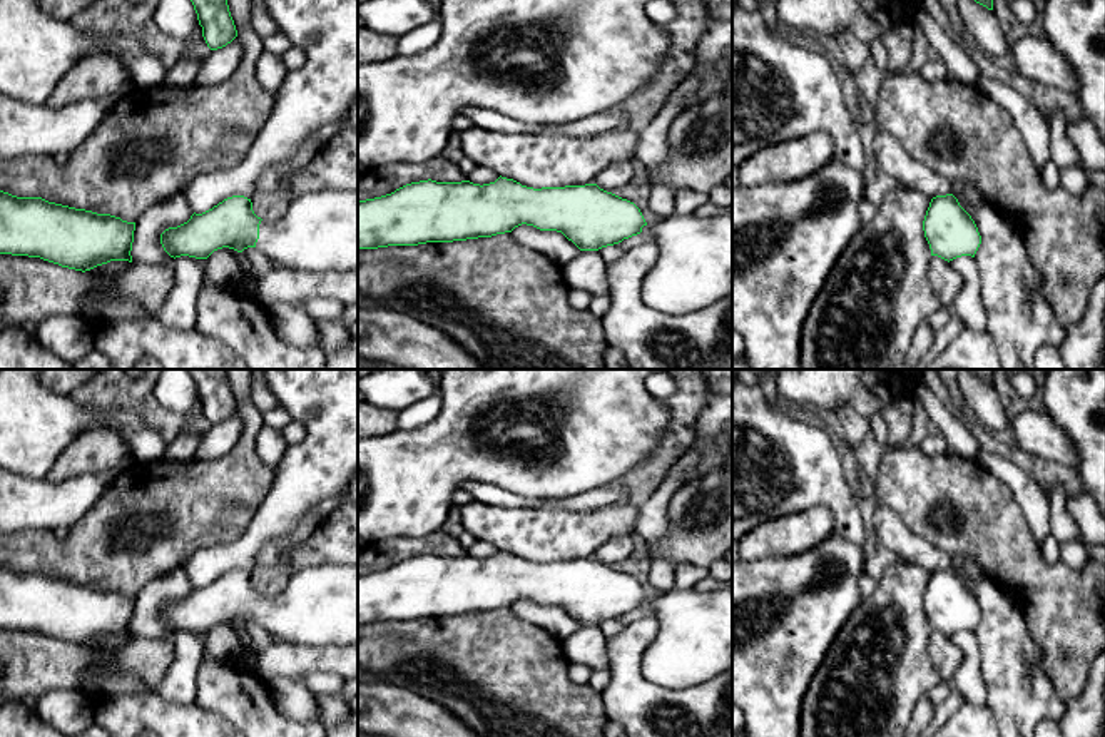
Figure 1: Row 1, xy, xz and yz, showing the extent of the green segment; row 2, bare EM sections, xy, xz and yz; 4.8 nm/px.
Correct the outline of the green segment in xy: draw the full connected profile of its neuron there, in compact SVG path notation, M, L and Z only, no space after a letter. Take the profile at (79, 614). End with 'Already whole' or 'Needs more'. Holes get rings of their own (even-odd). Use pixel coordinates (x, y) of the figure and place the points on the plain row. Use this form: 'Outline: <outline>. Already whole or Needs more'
Outline: M0 565L0 628L40 632L75 645L90 645L110 635L132 637L135 597L110 588L75 583L42 572L17 572Z. Already whole

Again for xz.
Outline: M502 550L495 557L483 560L470 555L436 557L428 553L406 558L381 572L366 575L358 573L358 623L491 612L512 607L522 598L533 600L540 605L562 607L580 625L598 625L647 605L650 615L659 622L659 632L642 655L642 675L652 685L685 689L699 685L732 668L732 590L729 588L709 592L697 592L695 588L669 588L657 598L647 598L640 583L634 577L607 567L597 558L533 563Z. Needs more

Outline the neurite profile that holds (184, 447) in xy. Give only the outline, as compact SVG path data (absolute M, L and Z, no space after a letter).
M182 431L176 440L172 440L164 451L165 460L169 461L191 461L194 460L201 443L201 435Z

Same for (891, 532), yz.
M878 506L873 516L873 530L881 546L894 551L903 562L919 565L929 573L951 568L953 558L914 535L891 508Z

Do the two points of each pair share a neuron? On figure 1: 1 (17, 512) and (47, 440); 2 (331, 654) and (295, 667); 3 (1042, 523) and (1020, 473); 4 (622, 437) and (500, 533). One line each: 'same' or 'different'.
1: different
2: same
3: same
4: different

